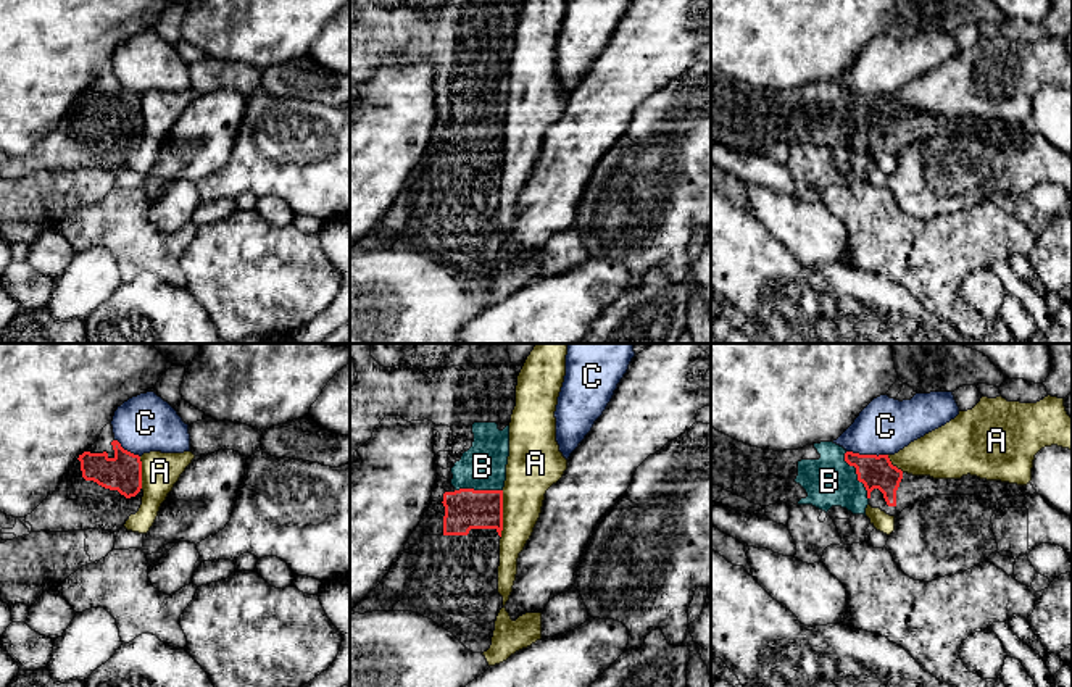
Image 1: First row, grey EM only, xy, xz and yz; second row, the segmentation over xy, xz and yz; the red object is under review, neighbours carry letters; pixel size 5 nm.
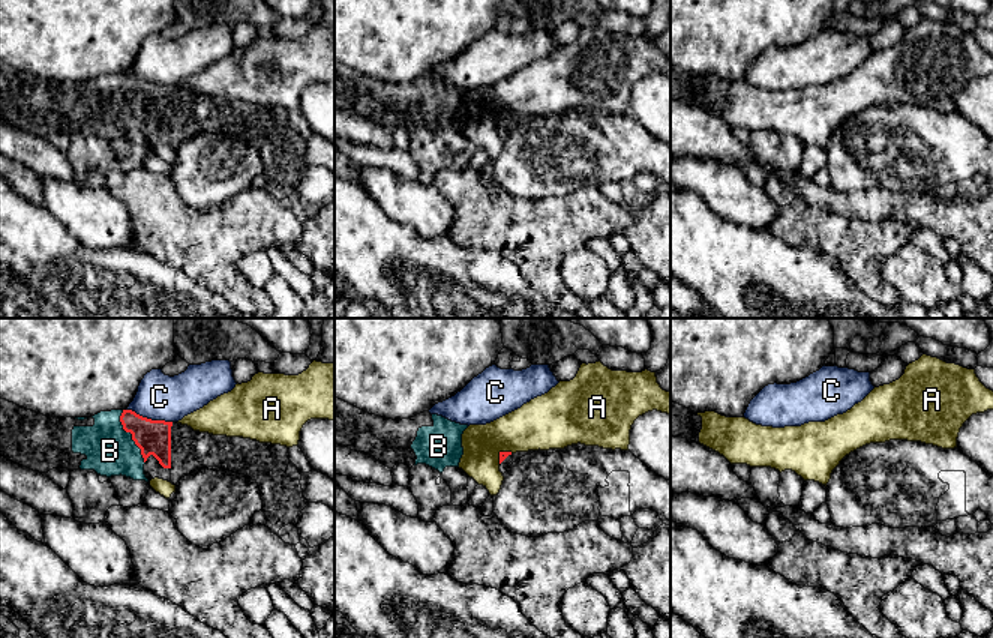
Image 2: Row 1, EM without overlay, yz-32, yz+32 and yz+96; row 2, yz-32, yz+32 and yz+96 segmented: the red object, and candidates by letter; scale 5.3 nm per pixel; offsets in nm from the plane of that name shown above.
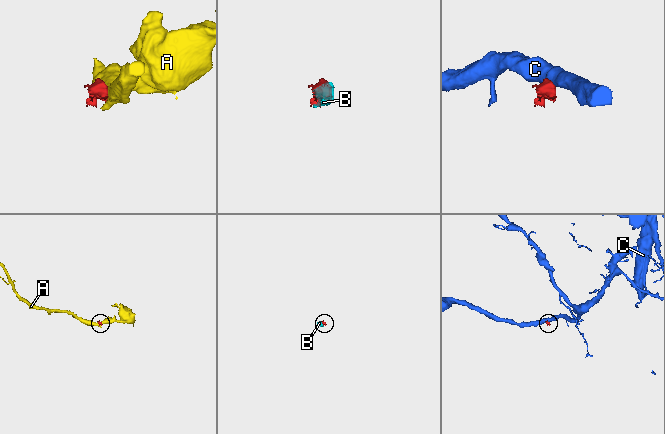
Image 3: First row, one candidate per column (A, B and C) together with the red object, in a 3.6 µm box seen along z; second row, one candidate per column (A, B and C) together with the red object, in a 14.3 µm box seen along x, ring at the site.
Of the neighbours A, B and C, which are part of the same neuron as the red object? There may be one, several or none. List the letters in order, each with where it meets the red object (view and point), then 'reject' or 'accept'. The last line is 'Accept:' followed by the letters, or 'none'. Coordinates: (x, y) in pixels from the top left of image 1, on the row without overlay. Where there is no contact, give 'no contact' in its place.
A: contact xz (502, 152); reject
B: contact yz (856, 112); accept
C: contact yz (868, 94); reject
Accept: B

